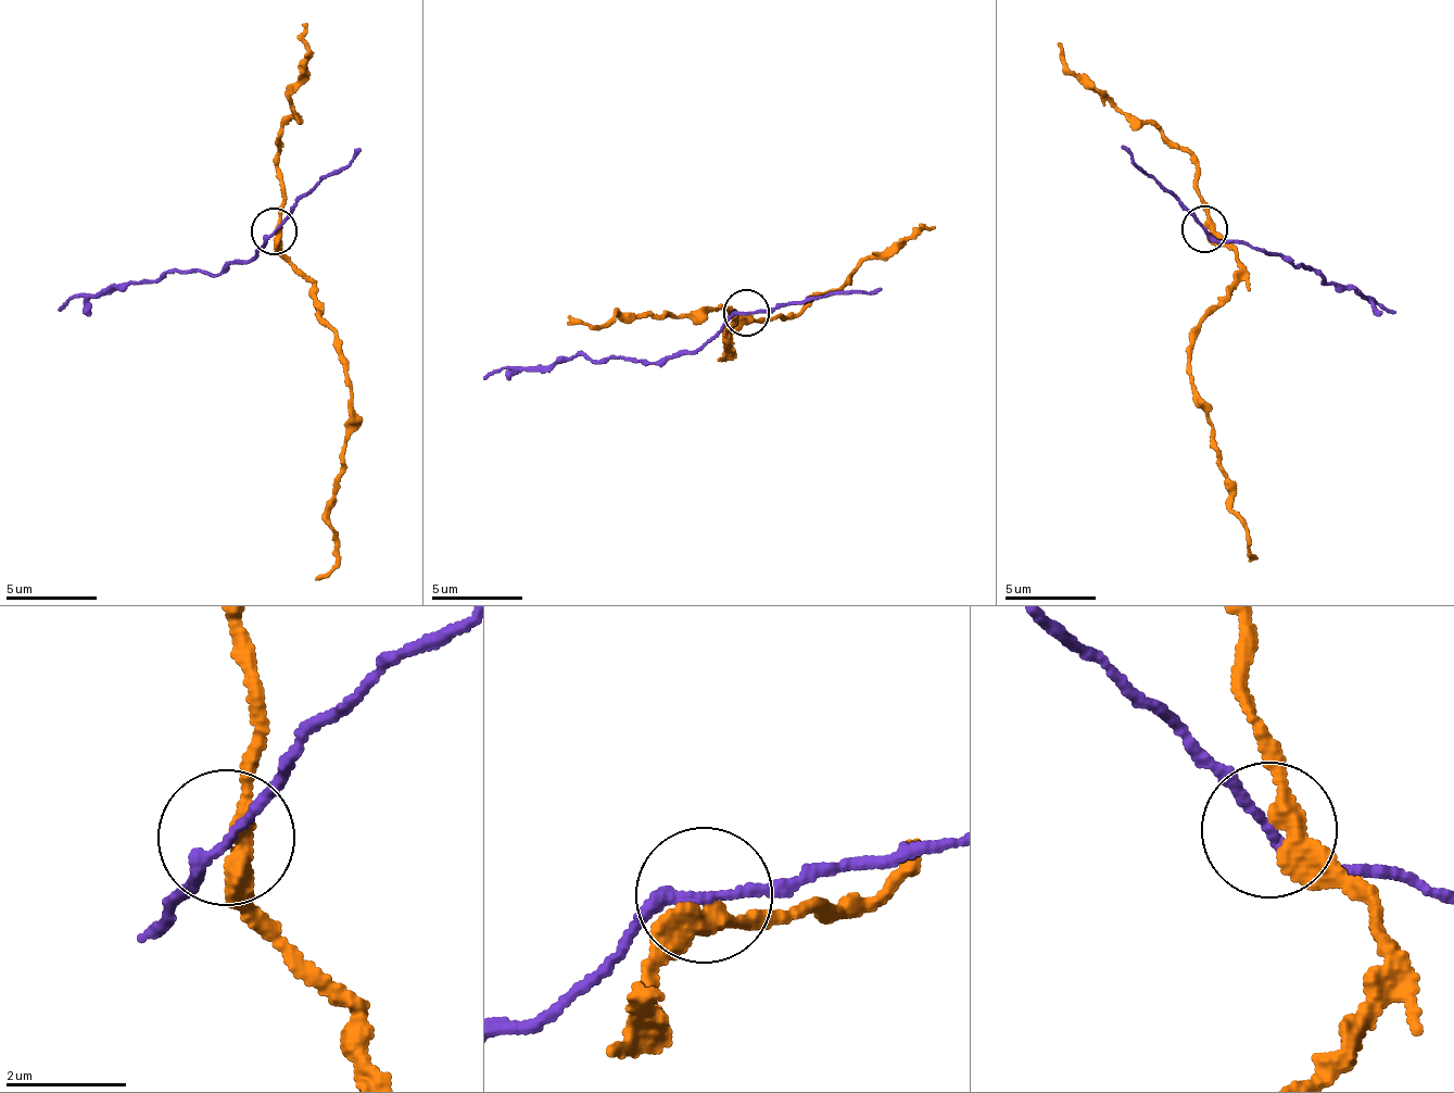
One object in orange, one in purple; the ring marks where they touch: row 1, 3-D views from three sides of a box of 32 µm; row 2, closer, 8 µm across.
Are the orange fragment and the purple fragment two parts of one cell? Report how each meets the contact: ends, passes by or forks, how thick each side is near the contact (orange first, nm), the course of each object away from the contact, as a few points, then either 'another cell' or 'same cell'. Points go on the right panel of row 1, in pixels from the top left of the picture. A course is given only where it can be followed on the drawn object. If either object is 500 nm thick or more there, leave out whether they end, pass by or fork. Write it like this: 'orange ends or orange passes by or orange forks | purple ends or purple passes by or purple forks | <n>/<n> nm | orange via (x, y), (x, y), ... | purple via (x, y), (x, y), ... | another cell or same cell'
orange passes by | purple passes by | 320/180 nm | orange via (1205, 230), (1231, 250), (1235, 290), (1199, 322), (1189, 373), (1196, 404), (1214, 428), (1214, 455), (1251, 560) | purple via (1205, 230), (1281, 258), (1293, 267), (1306, 266), (1338, 286), (1398, 311) | another cell

